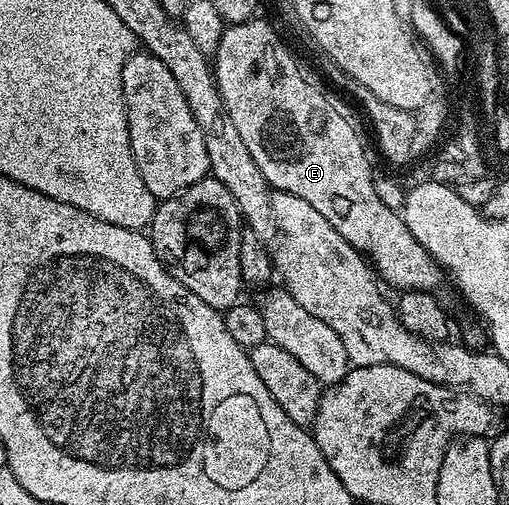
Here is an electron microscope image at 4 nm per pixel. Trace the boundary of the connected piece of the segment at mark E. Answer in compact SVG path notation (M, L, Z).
M262 16L247 22L237 22L224 29L221 40L213 55L215 87L225 100L225 112L237 127L241 140L245 140L261 176L265 176L272 191L289 192L301 196L353 244L364 258L368 259L376 275L384 283L396 286L396 291L428 290L438 291L445 279L445 271L439 261L409 232L406 217L399 210L391 210L385 200L381 200L379 186L371 175L371 162L367 150L355 131L355 126L299 71L295 63L296 55L281 45L279 31Z

